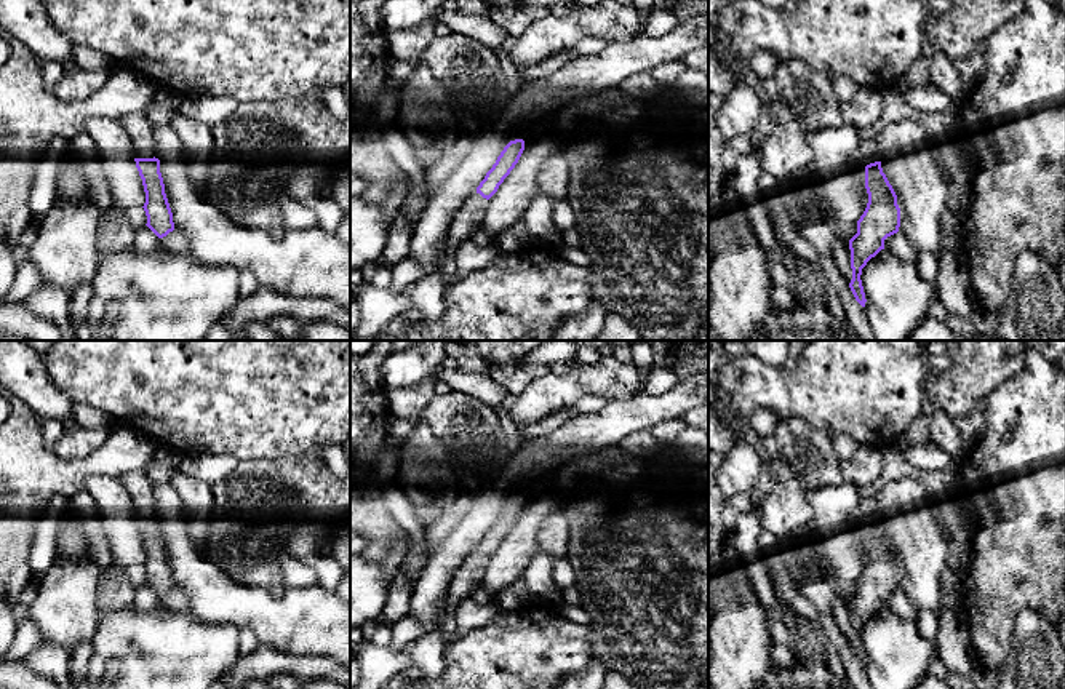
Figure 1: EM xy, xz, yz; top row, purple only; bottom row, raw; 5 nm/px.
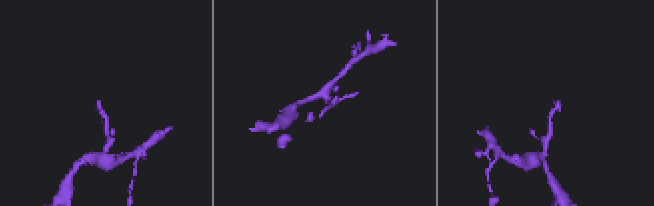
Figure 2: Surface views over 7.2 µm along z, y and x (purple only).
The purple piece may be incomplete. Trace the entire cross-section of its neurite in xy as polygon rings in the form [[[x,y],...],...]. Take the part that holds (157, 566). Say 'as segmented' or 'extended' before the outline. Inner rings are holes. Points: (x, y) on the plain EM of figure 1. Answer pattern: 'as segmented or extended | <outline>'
extended | [[[146,470],[131,472],[118,480],[128,489],[136,510],[134,520],[146,550],[142,564],[147,574],[146,583],[158,596],[163,596],[174,588],[174,580],[165,552],[160,518],[155,515],[152,481],[147,478]]]

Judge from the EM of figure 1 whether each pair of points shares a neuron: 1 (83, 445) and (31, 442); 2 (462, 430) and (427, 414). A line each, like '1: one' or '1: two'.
1: two
2: one

